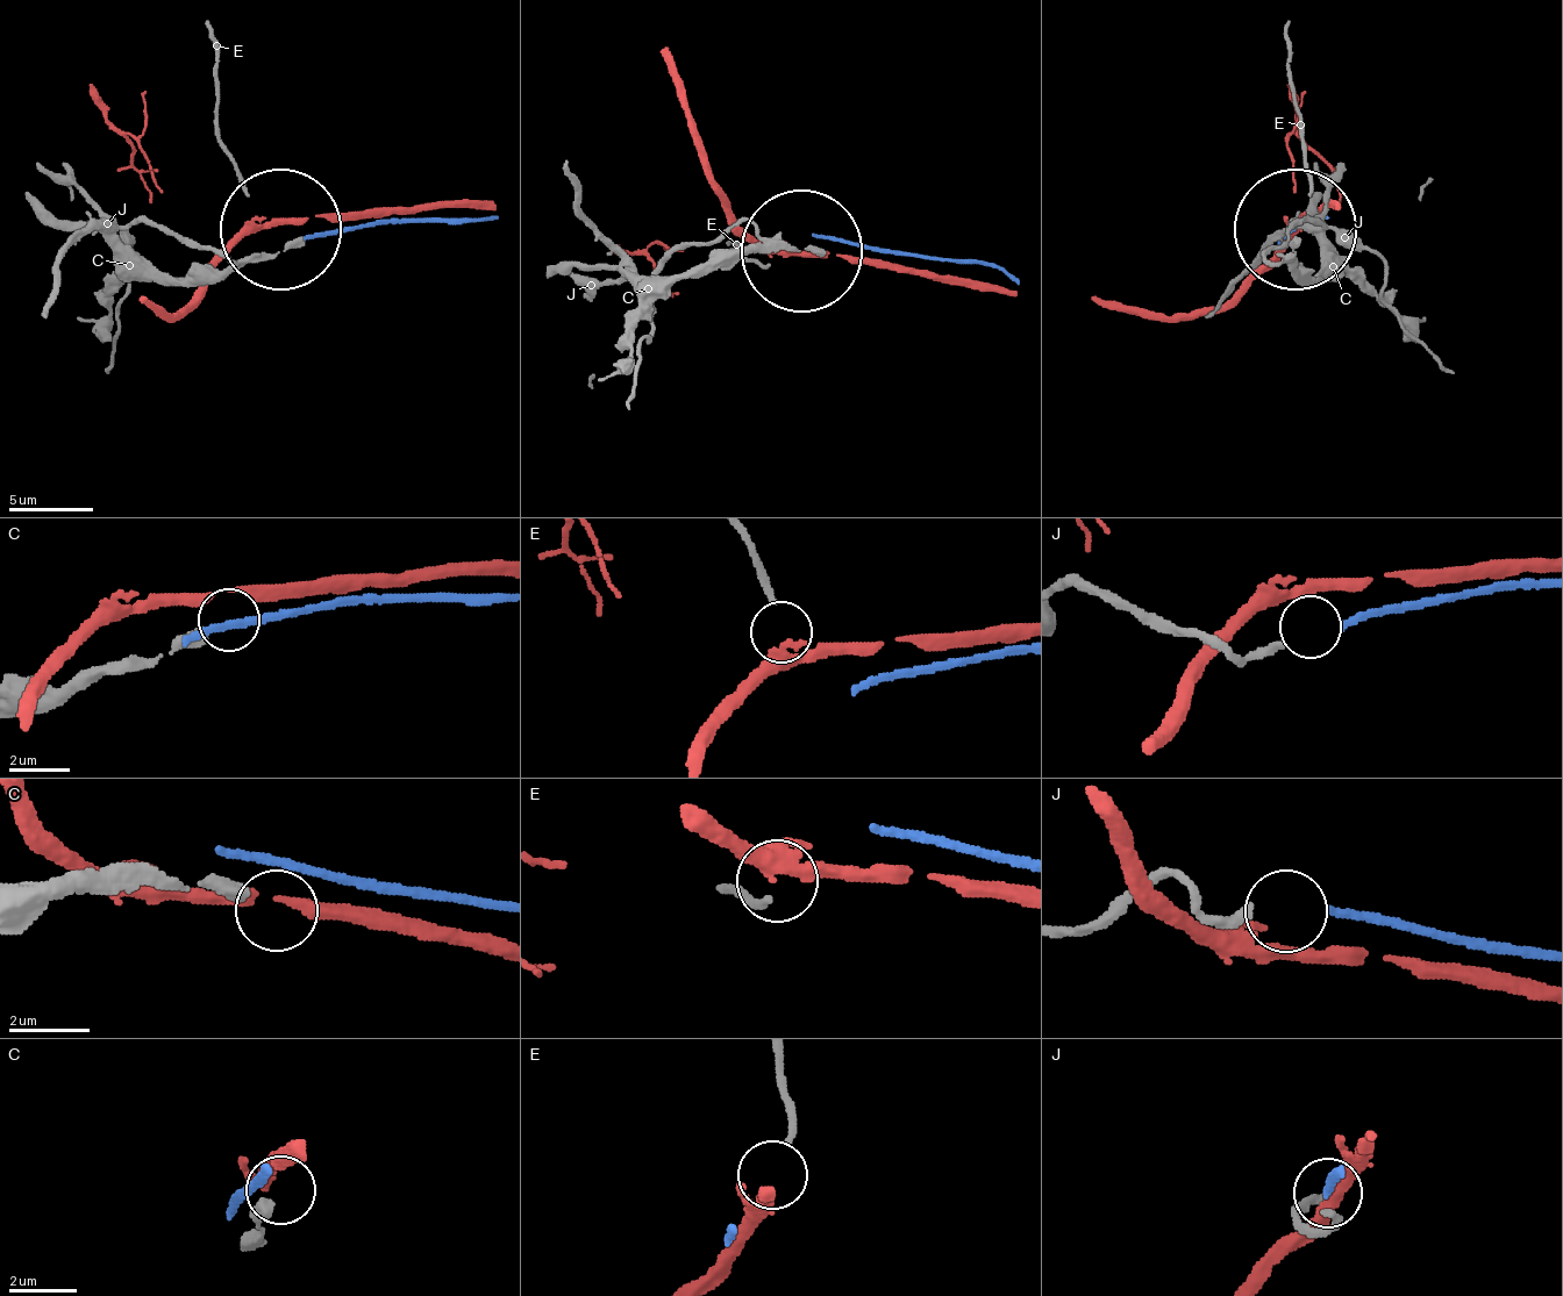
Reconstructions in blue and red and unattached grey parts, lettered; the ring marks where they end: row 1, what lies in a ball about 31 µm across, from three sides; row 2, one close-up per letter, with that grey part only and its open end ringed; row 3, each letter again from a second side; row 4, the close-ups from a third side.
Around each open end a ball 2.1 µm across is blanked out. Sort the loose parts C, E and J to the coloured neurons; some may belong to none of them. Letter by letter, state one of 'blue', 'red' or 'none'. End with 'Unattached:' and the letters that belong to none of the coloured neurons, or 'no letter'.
C: none
E: red
J: blue
Unattached: C

